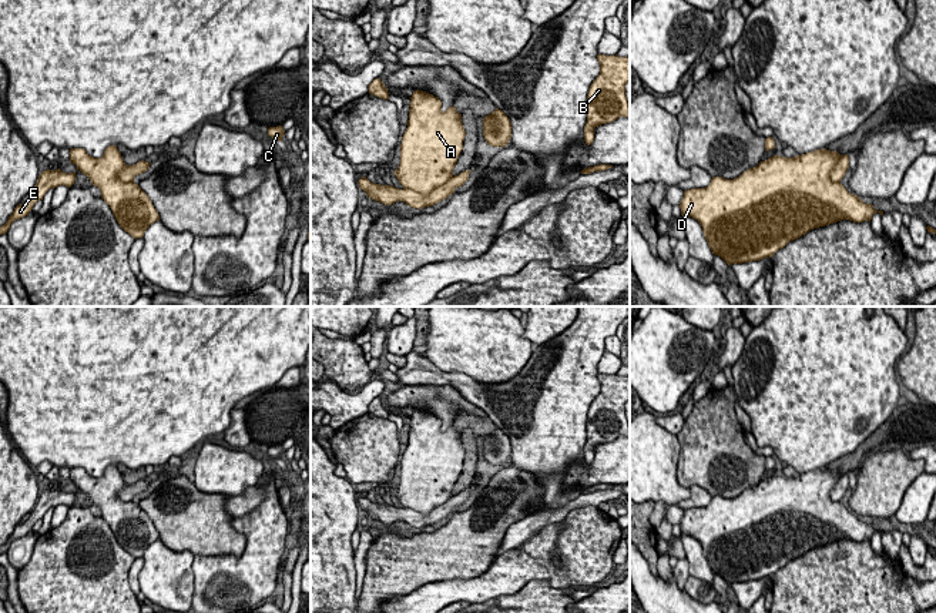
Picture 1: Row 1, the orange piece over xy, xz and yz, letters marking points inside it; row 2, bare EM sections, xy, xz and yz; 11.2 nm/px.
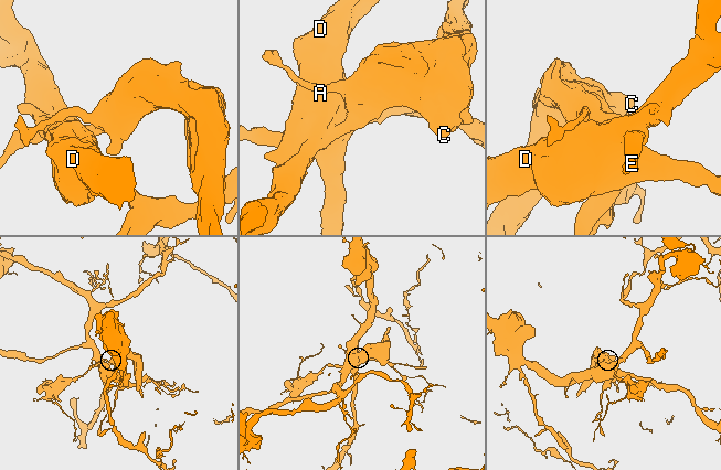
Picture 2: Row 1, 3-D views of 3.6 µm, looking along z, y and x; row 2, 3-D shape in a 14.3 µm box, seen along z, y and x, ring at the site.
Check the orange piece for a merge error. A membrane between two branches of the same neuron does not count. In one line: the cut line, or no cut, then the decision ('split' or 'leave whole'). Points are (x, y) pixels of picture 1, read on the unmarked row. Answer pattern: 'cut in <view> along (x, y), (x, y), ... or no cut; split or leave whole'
cut in xz along (452, 495), (426, 513), (405, 508); split

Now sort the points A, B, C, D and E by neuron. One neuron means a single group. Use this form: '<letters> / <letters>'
A D / B C E

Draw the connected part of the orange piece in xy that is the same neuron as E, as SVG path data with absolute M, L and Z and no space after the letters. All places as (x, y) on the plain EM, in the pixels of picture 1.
M60 488L58 489L46 489L40 493L36 506L30 512L30 517L24 523L19 523L13 533L9 536L7 542L0 546L0 555L6 553L10 547L10 545L16 540L20 539L33 529L34 523L40 519L43 519L44 513L50 508L56 508L58 505L66 505L71 506L76 500L76 490L74 492L63 492Z

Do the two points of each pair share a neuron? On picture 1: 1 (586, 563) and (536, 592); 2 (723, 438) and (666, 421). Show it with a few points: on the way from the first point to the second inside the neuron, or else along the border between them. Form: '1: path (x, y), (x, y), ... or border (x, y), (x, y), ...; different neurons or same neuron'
1: border (573, 586), (529, 580), (516, 593); different neurons
2: border (684, 421), (677, 435); different neurons

